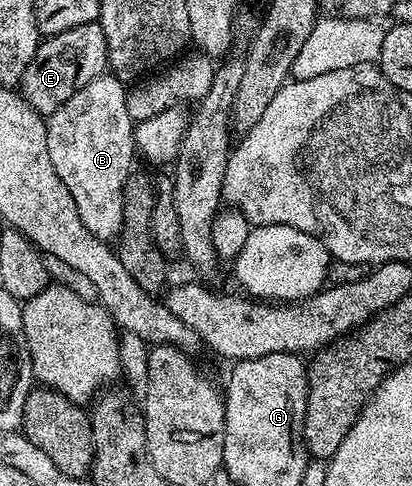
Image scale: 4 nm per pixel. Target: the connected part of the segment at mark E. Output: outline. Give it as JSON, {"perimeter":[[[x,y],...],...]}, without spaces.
{"perimeter":[[[100,21],[67,28],[67,32],[50,34],[38,45],[19,87],[26,104],[42,116],[54,114],[79,87],[91,84],[100,74],[110,69],[107,36],[103,36]]]}

